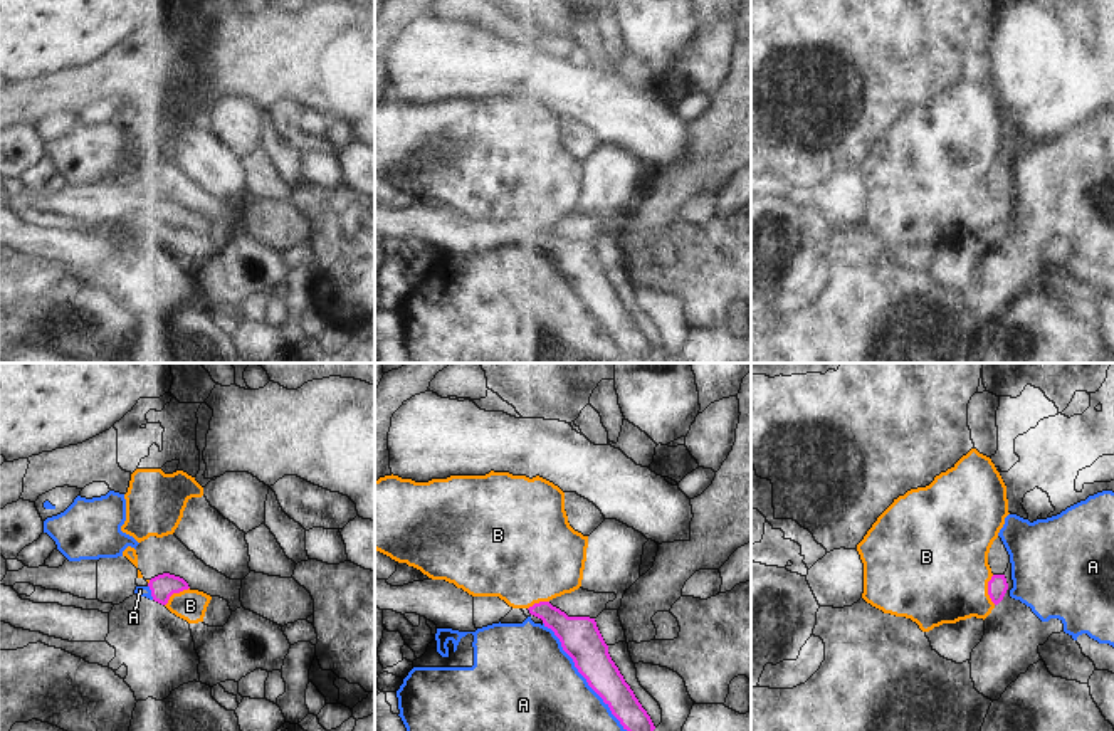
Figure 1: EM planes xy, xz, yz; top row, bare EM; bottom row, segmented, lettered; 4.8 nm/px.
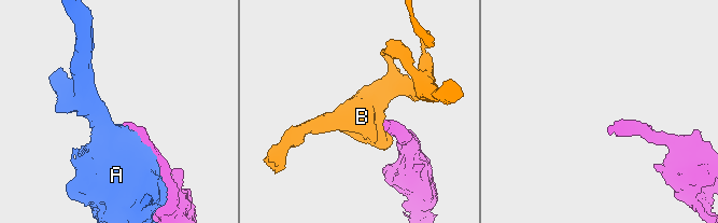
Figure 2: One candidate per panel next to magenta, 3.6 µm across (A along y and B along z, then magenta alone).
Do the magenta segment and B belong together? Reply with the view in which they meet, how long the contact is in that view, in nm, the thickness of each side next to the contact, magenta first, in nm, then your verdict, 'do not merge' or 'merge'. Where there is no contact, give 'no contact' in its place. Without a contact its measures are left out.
contact in yz; length 140 nm; calibres 100 and 480 nm; merge

